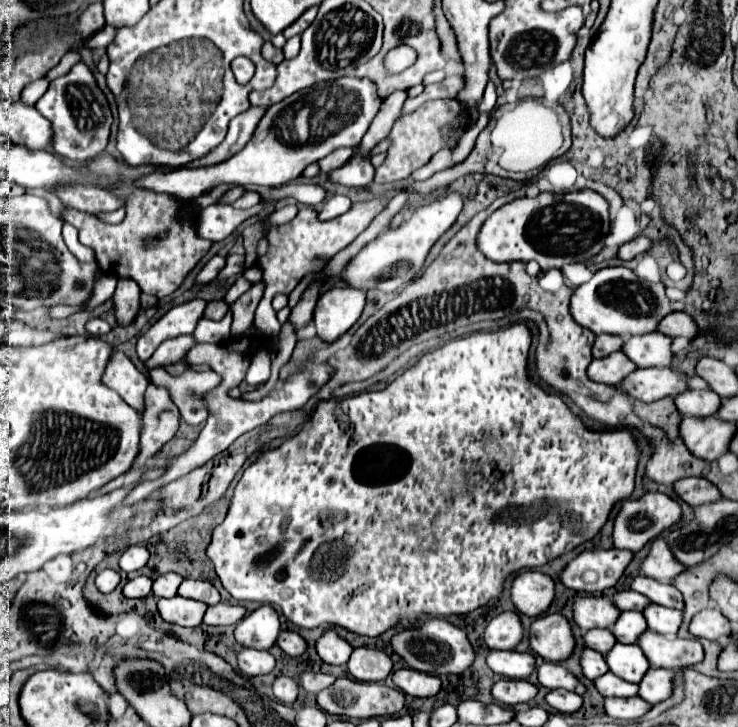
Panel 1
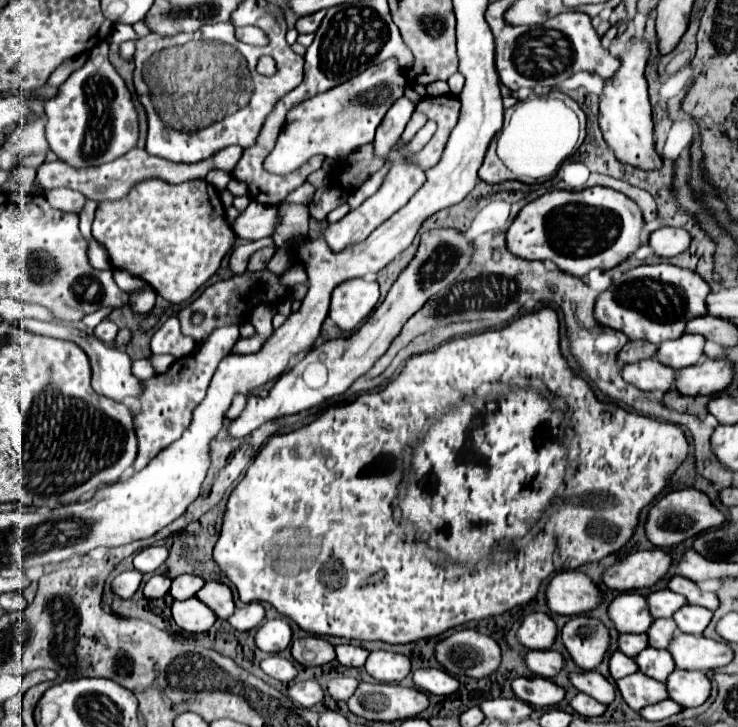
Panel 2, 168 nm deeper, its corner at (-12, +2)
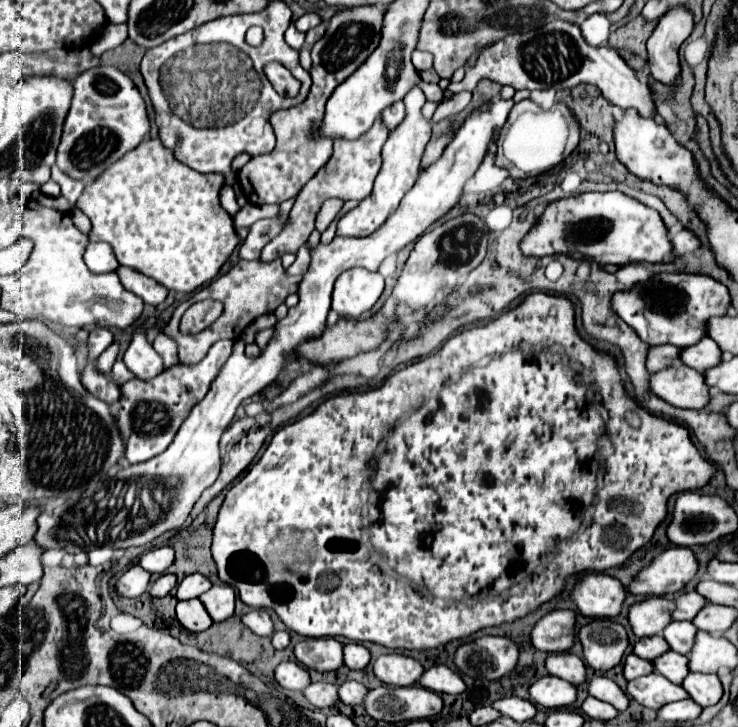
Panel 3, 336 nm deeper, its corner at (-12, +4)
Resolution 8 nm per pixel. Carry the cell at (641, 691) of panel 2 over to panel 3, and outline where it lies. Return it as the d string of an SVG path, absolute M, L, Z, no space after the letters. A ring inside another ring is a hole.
M658 672L630 680L628 682L628 694L636 702L640 702L642 706L652 708L652 710L660 710L664 704L690 698L682 686L672 684L668 678L660 676Z

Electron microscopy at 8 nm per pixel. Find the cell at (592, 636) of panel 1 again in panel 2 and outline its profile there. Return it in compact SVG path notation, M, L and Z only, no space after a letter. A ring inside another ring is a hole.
M620 634L618 636L618 650L630 658L636 656L646 646L648 646L646 634Z

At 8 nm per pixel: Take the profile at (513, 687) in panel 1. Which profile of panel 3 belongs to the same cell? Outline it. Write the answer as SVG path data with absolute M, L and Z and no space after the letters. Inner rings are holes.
M544 676L530 686L530 698L544 708L560 708L576 702L576 686L558 676Z

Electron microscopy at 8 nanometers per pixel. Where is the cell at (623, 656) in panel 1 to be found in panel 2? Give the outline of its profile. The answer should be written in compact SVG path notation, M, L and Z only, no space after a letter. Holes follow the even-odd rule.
M650 646L646 650L642 650L634 660L642 674L648 674L650 678L654 678L658 682L666 682L668 674L676 668L668 650L656 650Z

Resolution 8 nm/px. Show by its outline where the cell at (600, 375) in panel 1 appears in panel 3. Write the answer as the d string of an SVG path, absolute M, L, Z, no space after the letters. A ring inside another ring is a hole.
M684 364L652 374L650 390L676 408L704 410L710 402L710 388L704 374Z

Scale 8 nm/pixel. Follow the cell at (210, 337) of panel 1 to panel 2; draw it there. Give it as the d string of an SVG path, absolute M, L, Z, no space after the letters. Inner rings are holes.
M238 324L220 326L208 336L206 342L200 344L200 350L196 354L188 354L176 360L164 374L146 380L146 388L138 398L140 410L136 412L134 418L138 434L138 458L134 462L134 472L142 470L160 450L164 450L168 444L178 440L182 432L190 426L192 412L204 400L218 362L228 354L228 350L234 346L238 338L240 338Z

